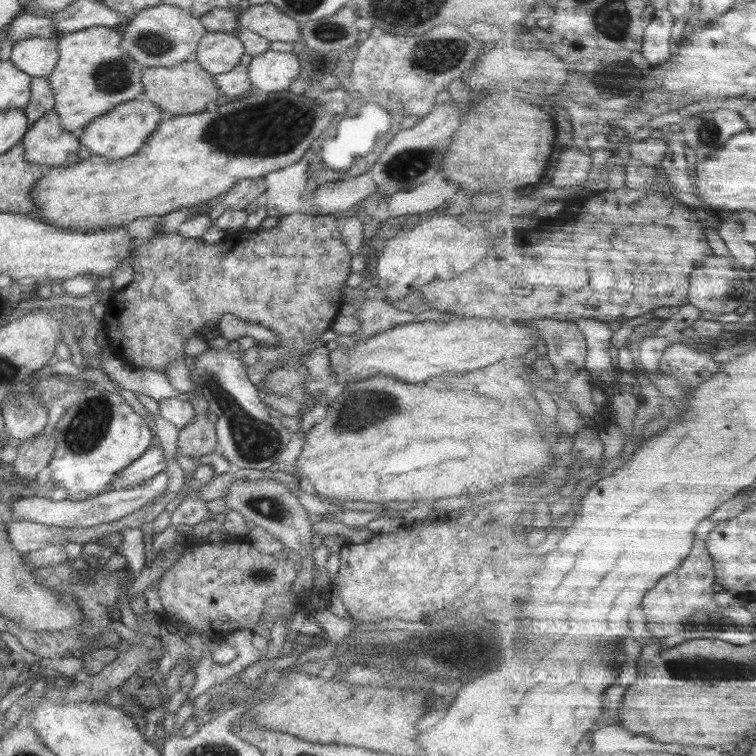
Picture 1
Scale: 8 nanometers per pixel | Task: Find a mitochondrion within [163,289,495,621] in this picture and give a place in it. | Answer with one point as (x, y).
(255, 442)

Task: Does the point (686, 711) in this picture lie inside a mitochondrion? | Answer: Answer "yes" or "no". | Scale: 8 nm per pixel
no

